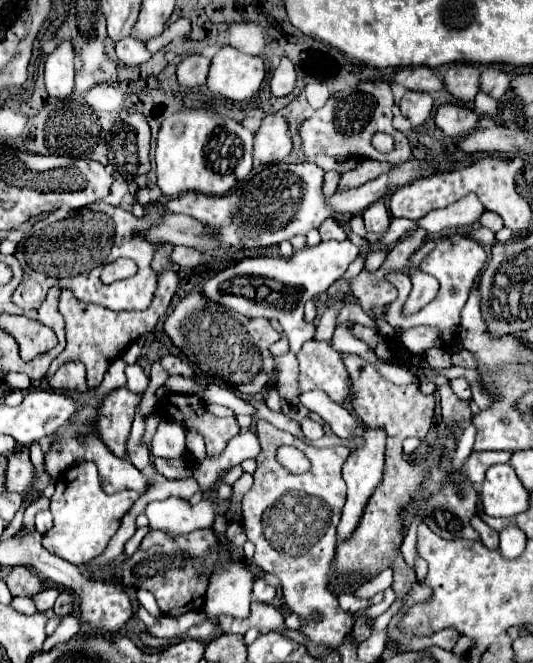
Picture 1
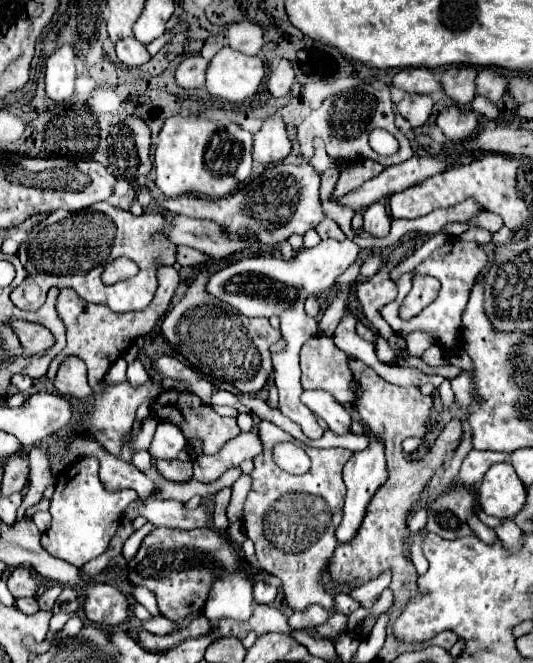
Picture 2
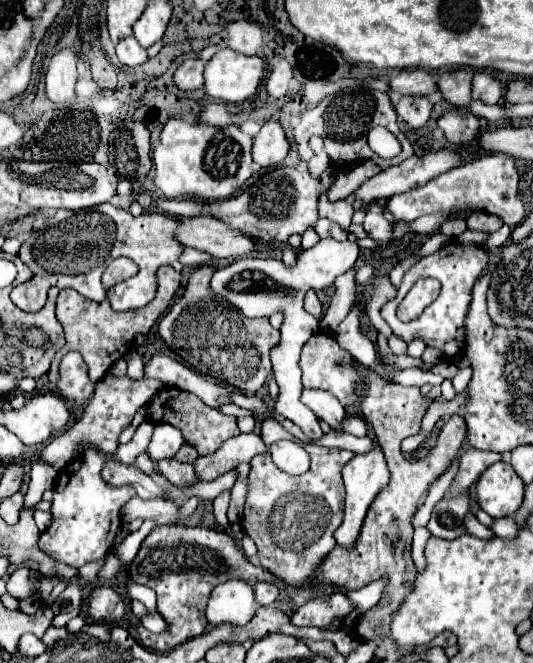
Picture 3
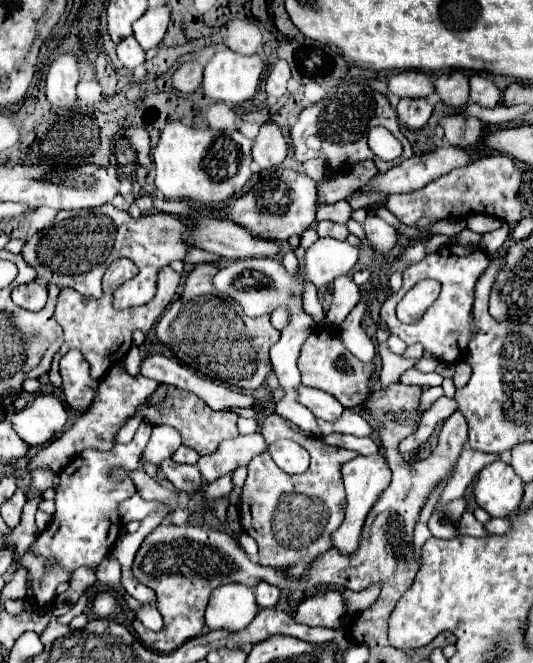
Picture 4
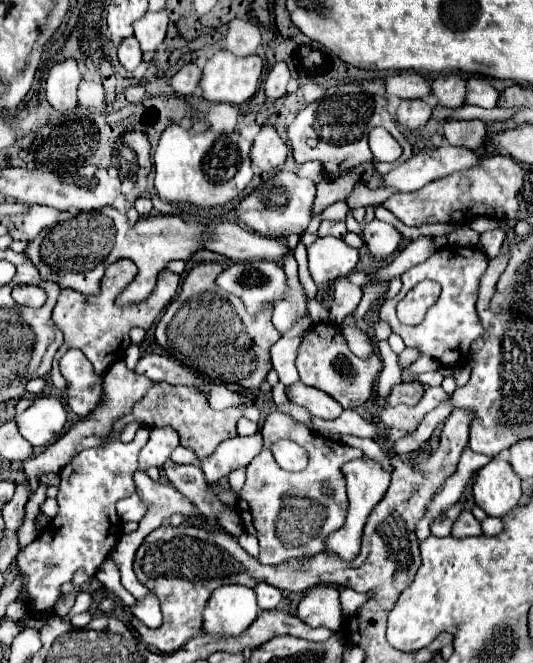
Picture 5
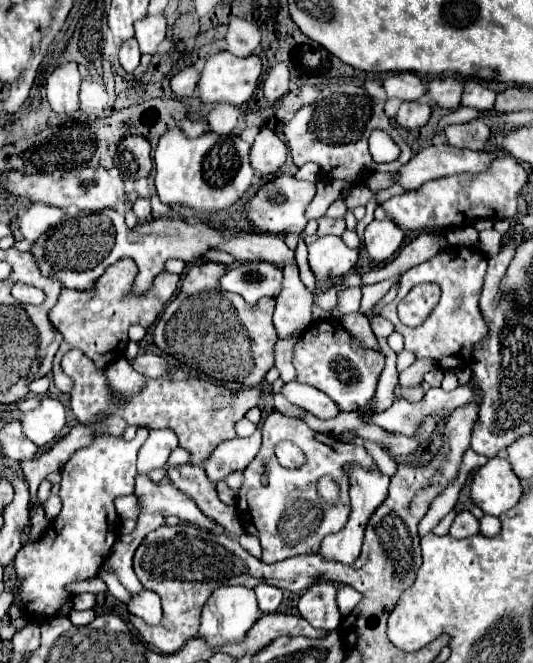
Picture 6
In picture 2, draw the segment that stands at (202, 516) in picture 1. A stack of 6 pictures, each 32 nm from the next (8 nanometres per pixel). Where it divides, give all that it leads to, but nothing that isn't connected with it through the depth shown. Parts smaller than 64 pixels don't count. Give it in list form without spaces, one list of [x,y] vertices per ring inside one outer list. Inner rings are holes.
[[[150,498],[150,500],[144,500],[144,502],[134,500],[132,504],[128,504],[124,518],[136,518],[136,516],[148,518],[156,528],[168,526],[168,528],[192,530],[192,528],[198,528],[198,526],[206,526],[210,514],[208,514],[208,508],[204,504],[200,504],[194,510],[186,510],[182,502]]]

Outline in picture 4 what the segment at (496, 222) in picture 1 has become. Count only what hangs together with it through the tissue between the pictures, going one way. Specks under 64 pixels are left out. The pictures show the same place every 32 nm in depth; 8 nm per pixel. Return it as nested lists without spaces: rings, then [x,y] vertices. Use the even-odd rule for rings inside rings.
[[[478,214],[478,216],[468,216],[466,220],[468,228],[478,232],[478,234],[484,234],[484,232],[492,232],[496,228],[502,226],[502,220],[496,220],[494,216],[484,216],[484,214]]]

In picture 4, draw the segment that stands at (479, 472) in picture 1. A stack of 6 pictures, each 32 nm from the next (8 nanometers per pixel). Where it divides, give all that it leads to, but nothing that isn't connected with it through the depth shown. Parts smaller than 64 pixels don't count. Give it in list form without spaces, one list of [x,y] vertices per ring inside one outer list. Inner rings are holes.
[[[471,448],[468,449],[472,452],[461,452],[456,470],[450,476],[450,480],[446,482],[446,488],[442,490],[436,506],[448,504],[448,502],[460,498],[464,494],[464,490],[468,488],[468,484],[478,476],[478,472],[498,458],[492,454],[482,454],[482,452],[474,451]]]

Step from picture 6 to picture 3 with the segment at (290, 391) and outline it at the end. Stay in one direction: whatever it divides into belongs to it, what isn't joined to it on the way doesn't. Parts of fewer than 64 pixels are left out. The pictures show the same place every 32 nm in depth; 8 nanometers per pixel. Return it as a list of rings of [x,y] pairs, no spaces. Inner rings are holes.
[[[304,388],[300,400],[302,400],[320,420],[328,422],[328,424],[334,426],[334,428],[336,428],[336,426],[342,422],[342,418],[346,416],[346,410],[342,408],[342,404],[340,404],[330,392]]]

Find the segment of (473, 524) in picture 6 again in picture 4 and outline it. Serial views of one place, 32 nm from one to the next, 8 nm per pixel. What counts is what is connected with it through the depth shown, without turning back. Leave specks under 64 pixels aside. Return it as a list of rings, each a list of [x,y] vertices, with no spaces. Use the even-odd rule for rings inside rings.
[[[464,512],[458,526],[456,526],[458,536],[486,536],[484,526],[474,518],[472,512]]]

